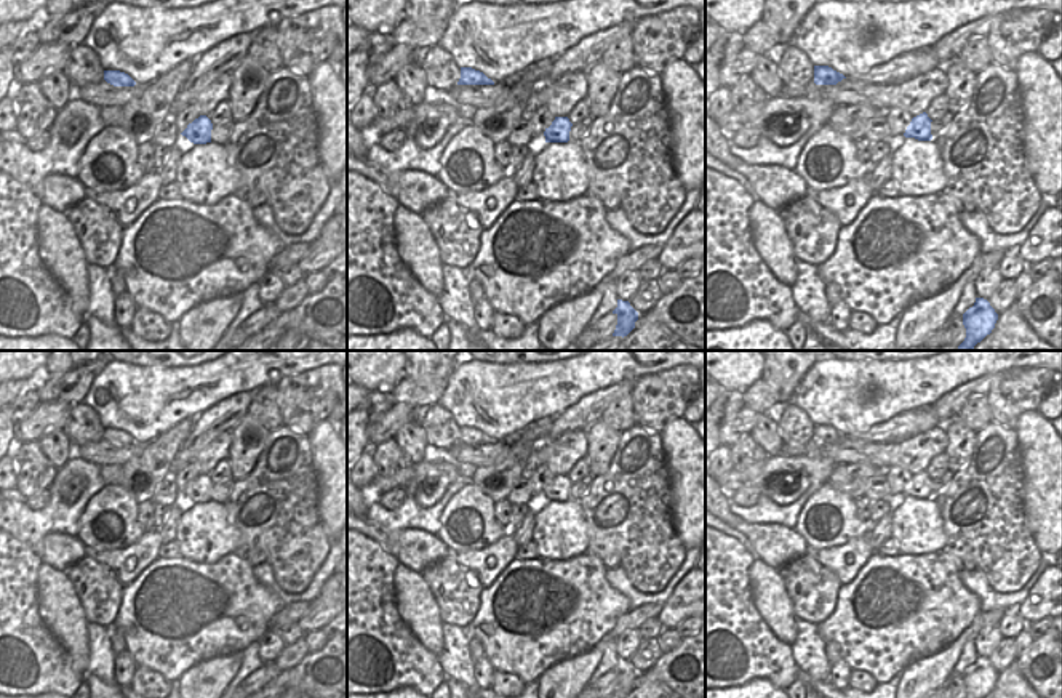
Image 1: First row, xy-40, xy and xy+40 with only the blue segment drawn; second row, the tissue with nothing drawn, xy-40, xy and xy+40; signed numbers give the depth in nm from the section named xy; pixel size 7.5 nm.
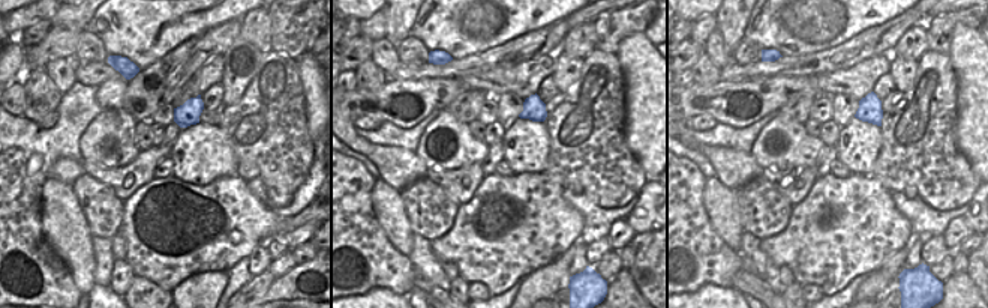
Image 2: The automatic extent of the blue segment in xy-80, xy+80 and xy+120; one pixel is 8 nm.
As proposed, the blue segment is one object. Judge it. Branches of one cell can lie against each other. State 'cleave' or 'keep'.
keep

